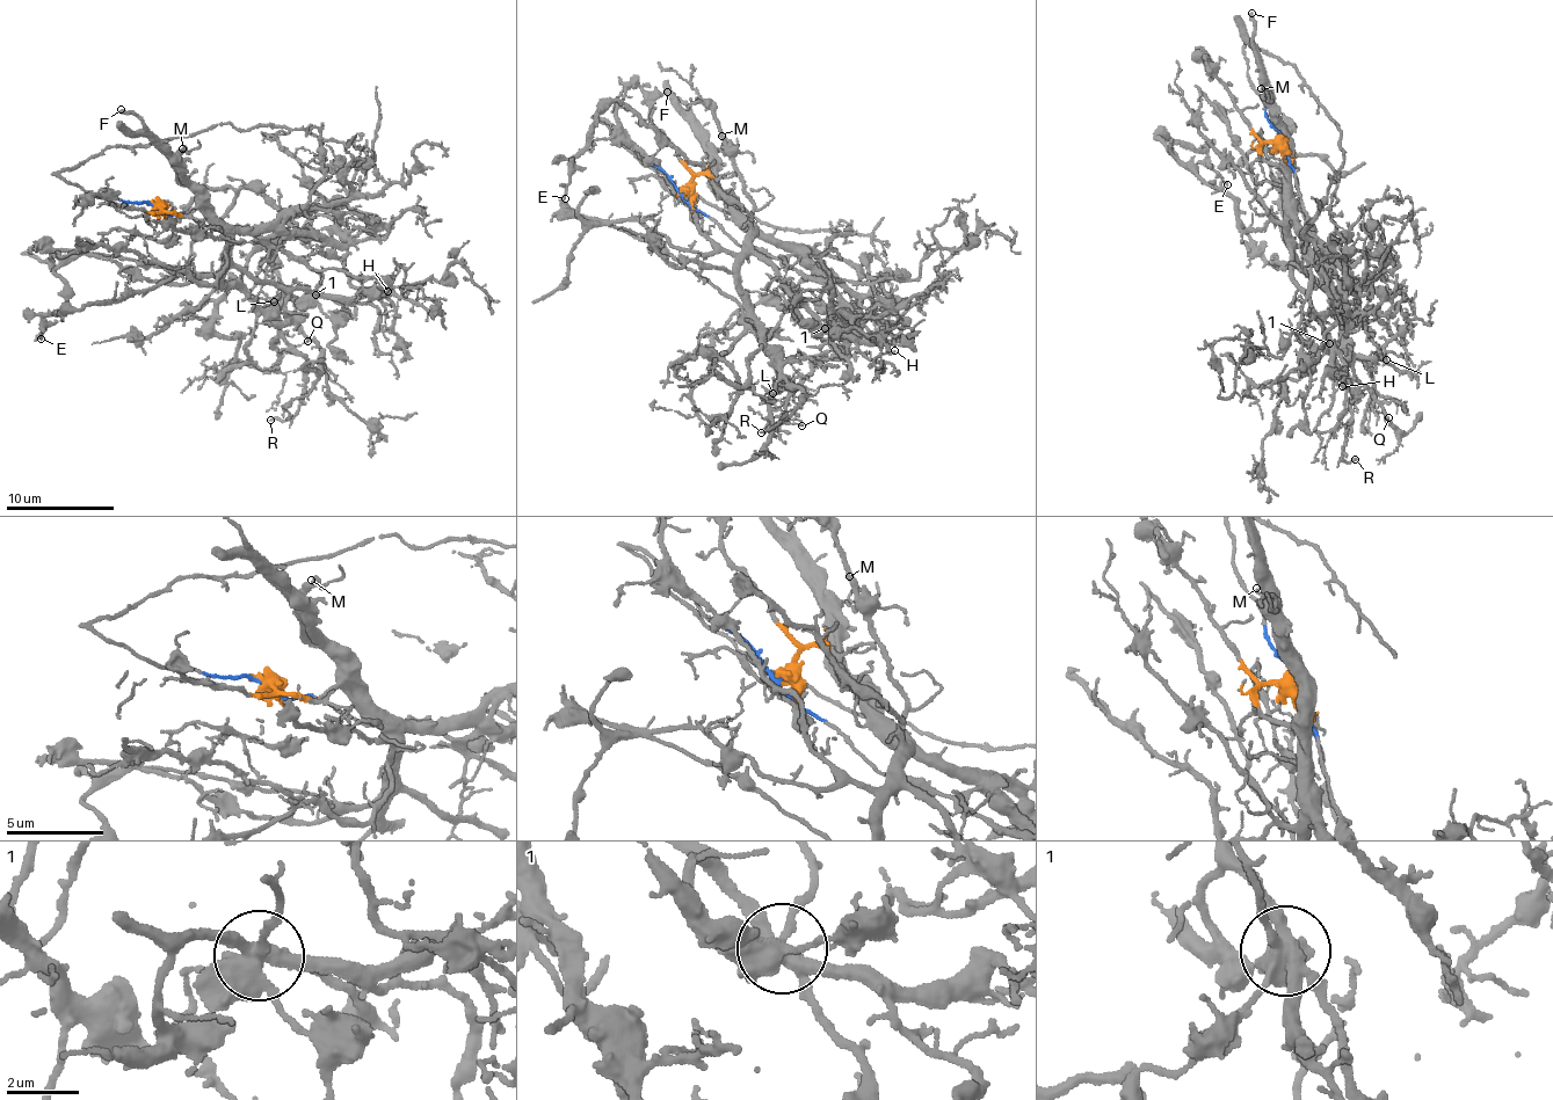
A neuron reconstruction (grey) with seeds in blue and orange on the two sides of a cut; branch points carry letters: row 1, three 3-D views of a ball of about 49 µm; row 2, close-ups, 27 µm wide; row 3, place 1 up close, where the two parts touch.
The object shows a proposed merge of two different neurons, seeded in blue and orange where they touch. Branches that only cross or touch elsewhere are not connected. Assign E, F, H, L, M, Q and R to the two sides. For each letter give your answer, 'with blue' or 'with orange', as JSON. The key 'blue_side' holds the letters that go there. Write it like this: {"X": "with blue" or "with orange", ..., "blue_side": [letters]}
{"E": "with orange", "F": "with orange", "H": "with orange", "L": "with orange", "M": "with orange", "Q": "with orange", "R": "with orange", "blue_side": []}

